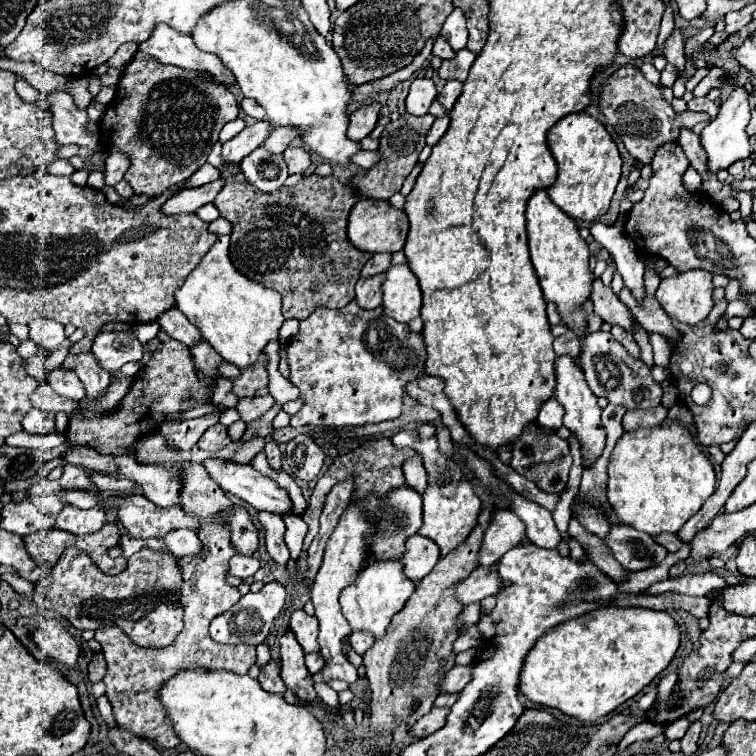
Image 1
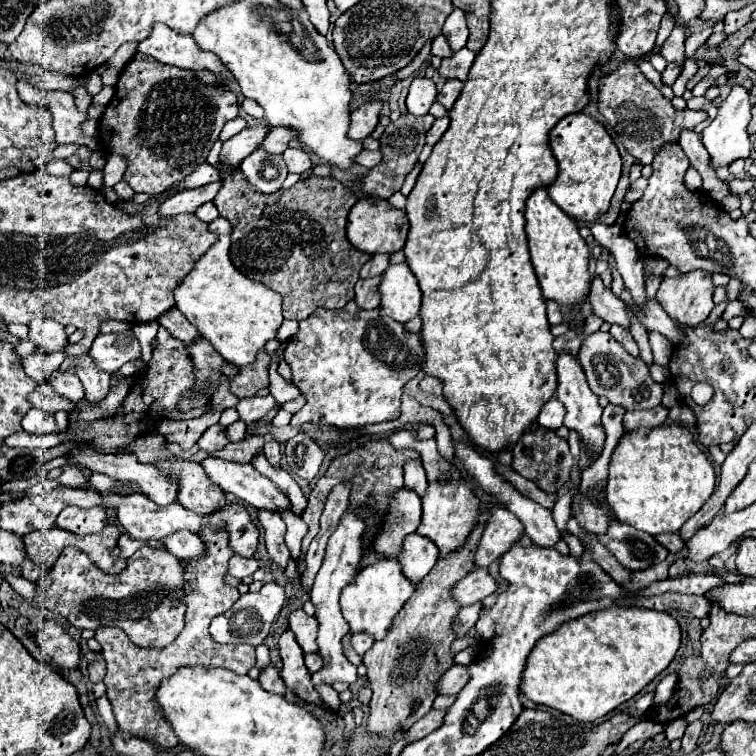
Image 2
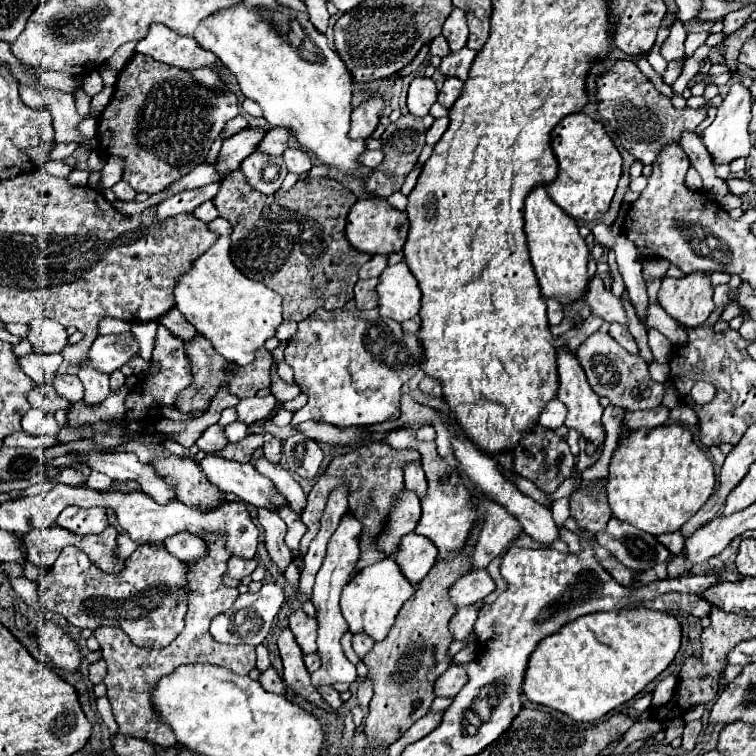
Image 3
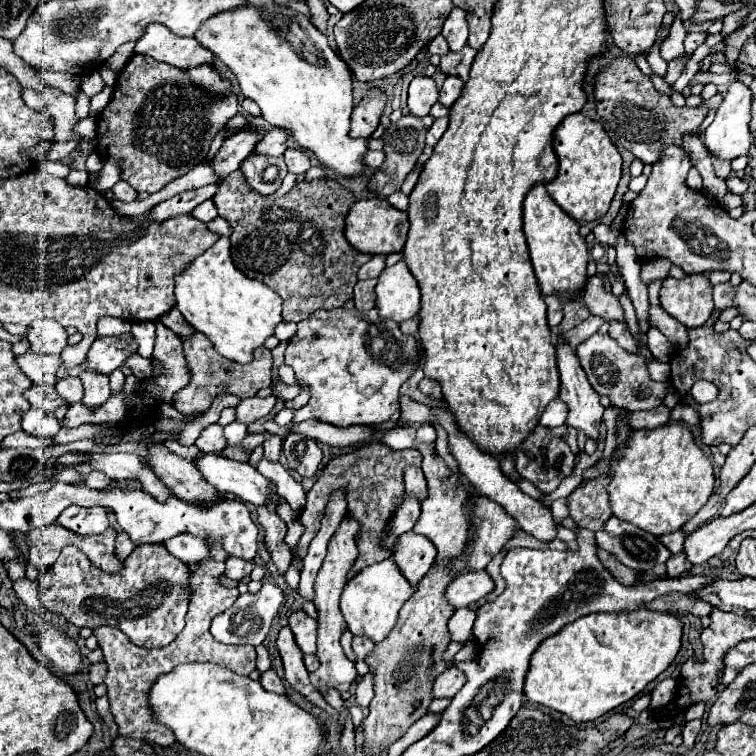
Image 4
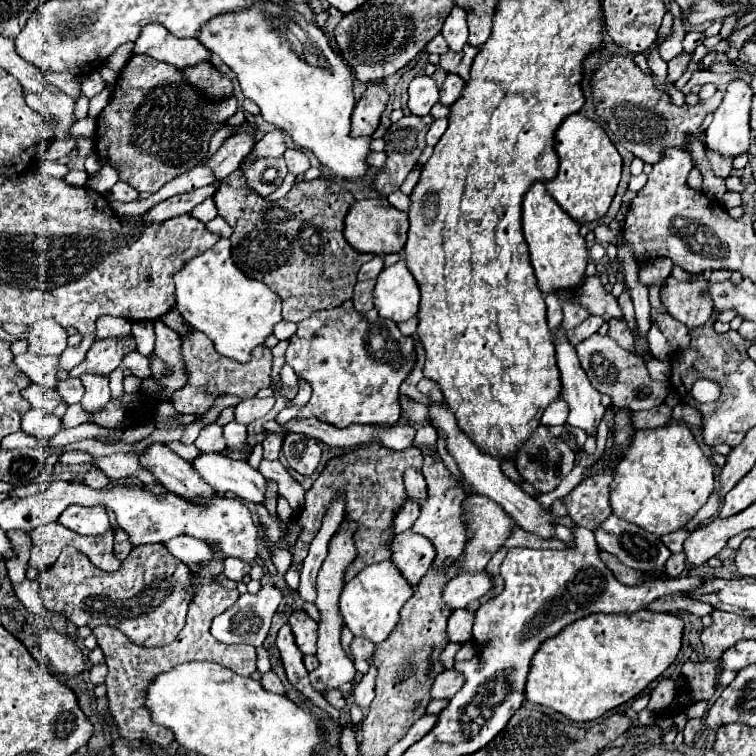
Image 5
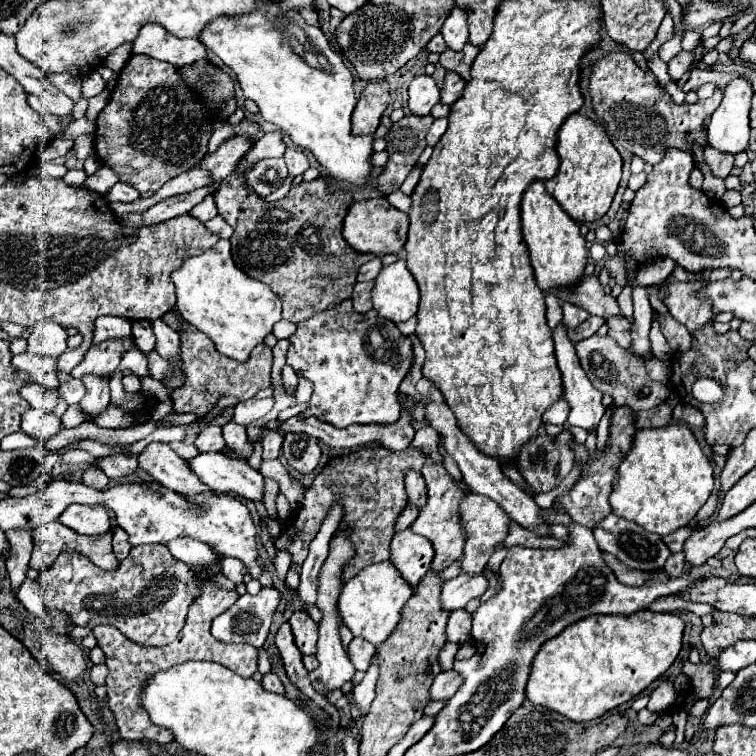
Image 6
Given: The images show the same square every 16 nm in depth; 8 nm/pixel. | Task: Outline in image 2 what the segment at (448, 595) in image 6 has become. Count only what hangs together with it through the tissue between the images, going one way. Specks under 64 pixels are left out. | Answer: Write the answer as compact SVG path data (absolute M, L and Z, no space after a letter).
M474 568L460 584L454 588L454 598L460 606L468 606L484 600L498 590L498 580L488 572L488 568Z

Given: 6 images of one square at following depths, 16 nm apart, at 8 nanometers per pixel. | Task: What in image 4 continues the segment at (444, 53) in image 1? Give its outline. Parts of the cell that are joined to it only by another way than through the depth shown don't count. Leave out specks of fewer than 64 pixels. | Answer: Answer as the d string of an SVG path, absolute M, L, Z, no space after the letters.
M436 36L436 38L428 44L428 52L430 52L430 54L438 54L438 56L448 54L448 52L450 52L450 48L448 48L448 44L446 44L444 36Z

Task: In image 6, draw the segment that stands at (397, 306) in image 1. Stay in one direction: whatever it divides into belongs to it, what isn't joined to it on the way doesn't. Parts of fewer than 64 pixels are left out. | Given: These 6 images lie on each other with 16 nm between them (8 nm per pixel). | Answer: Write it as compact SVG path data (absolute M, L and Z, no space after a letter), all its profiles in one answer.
M404 256L392 266L382 268L372 290L372 302L378 316L392 322L404 322L418 312L418 284L406 268Z

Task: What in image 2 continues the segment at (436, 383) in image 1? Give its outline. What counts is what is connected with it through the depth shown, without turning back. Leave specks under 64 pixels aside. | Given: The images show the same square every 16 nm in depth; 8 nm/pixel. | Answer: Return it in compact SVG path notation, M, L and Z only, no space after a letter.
M424 376L420 380L420 388L426 390L426 392L432 392L432 394L440 394L442 392L442 382L438 378L432 378L432 376Z

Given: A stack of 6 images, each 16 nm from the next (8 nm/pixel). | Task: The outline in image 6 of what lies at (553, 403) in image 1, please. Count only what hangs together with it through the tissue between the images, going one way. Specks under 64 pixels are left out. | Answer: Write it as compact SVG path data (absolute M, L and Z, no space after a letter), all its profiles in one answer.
M564 400L554 402L552 406L548 406L548 410L542 416L544 424L564 424L568 416L568 404L564 404Z

